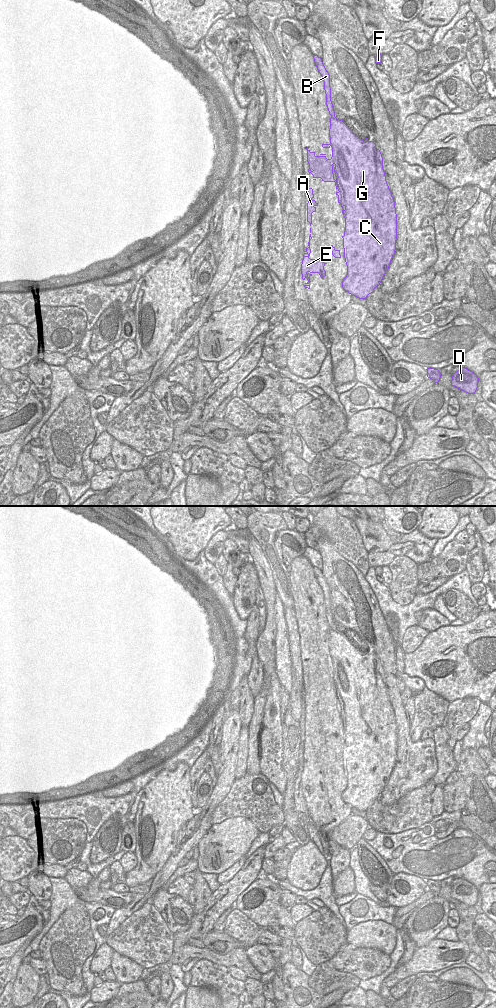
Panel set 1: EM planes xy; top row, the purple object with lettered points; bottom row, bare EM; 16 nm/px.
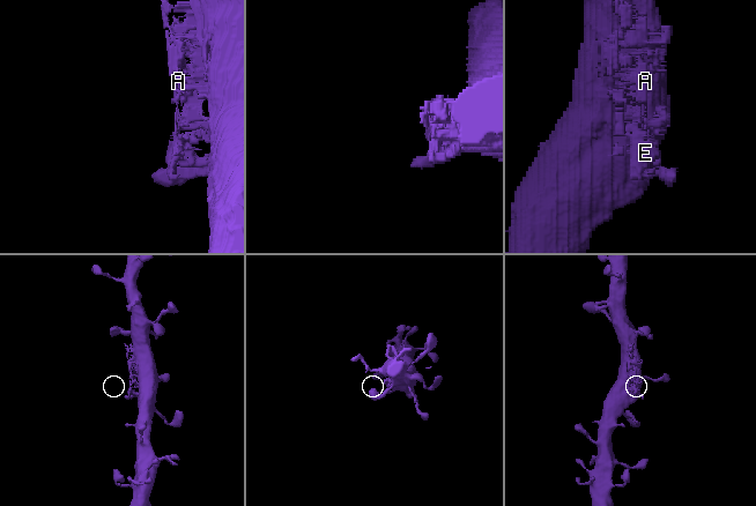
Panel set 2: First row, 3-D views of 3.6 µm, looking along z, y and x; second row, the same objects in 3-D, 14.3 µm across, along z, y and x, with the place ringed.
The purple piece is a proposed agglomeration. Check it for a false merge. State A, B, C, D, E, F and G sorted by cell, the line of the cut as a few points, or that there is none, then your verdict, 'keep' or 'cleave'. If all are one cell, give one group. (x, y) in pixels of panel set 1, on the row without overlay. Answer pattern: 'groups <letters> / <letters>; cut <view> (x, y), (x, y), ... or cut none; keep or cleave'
groups A B C D E F G; cut none; keep

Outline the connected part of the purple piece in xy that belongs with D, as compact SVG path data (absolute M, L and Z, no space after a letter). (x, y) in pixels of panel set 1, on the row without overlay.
M462 879L453 885L451 897L468 906L474 906L478 900L479 890L472 883Z

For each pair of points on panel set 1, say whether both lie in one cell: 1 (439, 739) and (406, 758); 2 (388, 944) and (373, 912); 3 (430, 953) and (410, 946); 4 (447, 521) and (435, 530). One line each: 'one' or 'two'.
1: two
2: two
3: two
4: one

